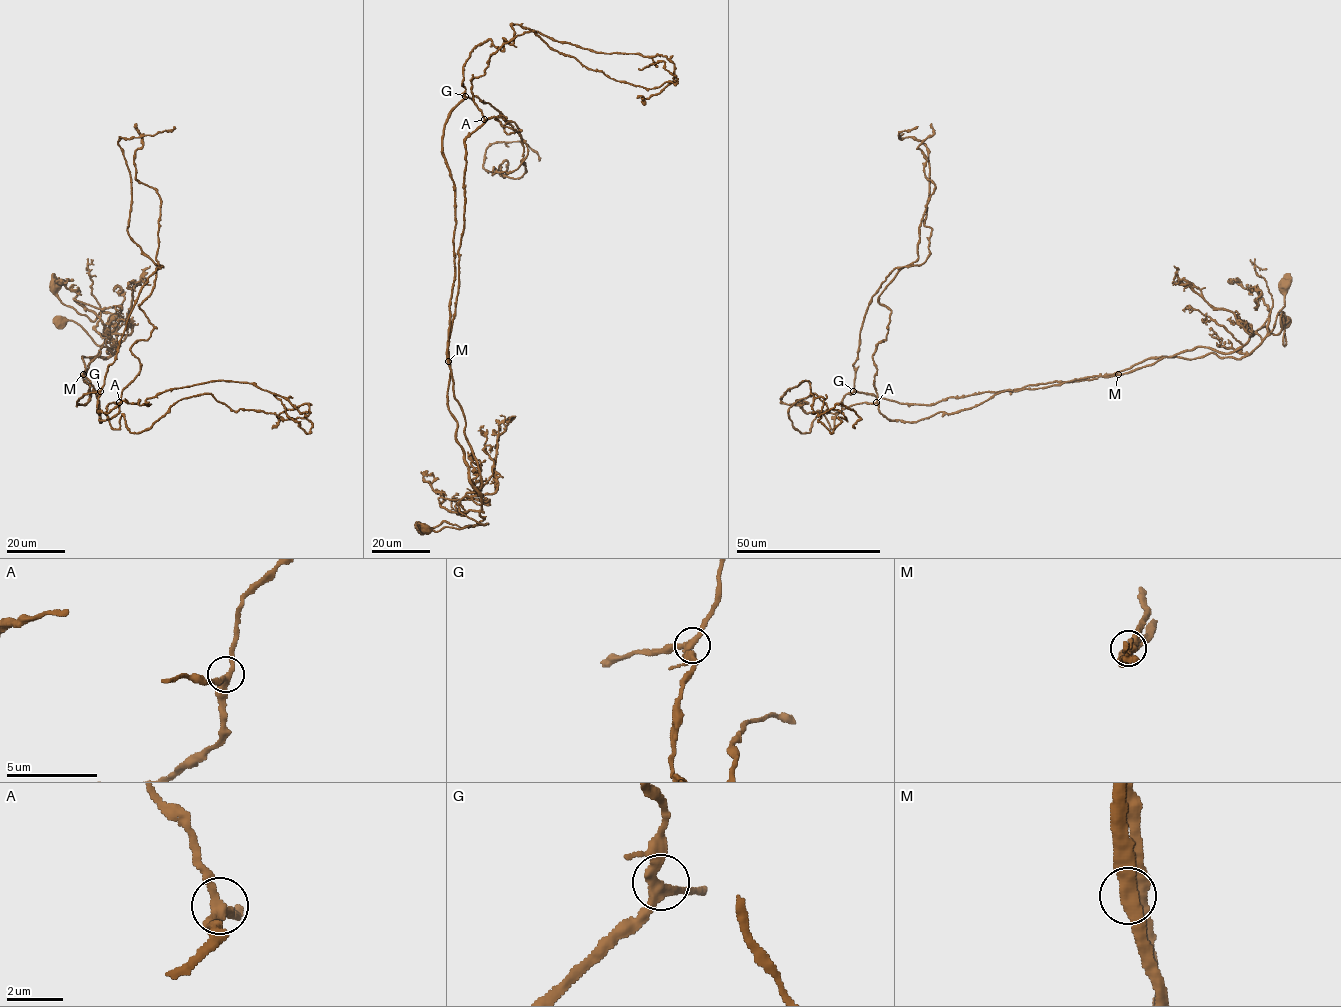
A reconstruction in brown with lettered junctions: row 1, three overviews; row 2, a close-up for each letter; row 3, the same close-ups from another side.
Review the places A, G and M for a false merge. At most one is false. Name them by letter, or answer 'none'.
M

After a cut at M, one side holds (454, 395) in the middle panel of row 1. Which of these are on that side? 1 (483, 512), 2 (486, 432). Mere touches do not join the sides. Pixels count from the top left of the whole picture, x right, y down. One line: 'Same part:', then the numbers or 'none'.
Same part: 2

